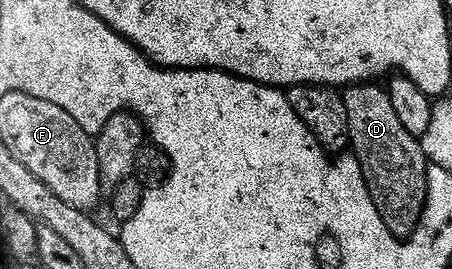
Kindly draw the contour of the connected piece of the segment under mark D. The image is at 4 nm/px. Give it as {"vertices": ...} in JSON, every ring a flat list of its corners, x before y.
{"vertices":[[373,82,351,85,342,93,349,119,350,149,365,174,369,194,385,226,400,238,412,236,423,217,427,201,429,161,422,141,410,134,394,113,386,89]]}

